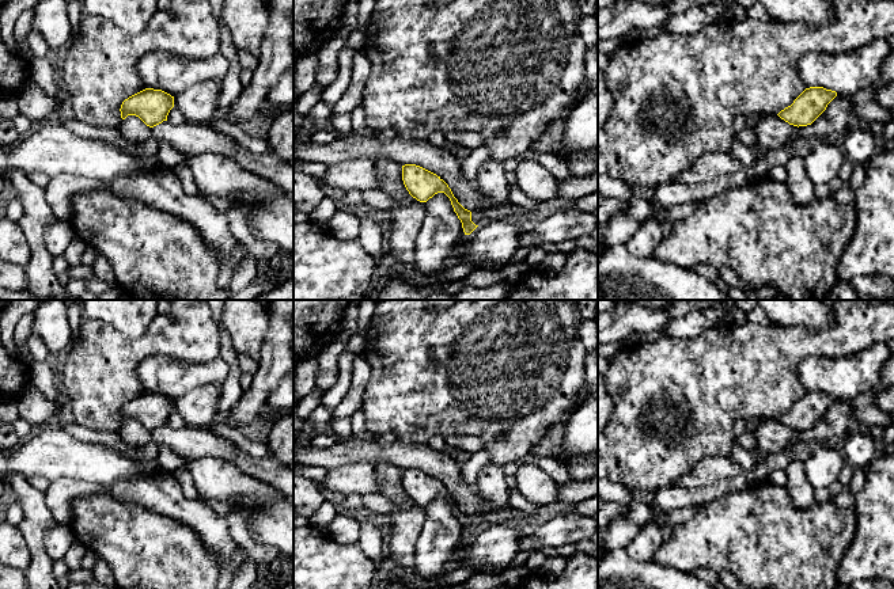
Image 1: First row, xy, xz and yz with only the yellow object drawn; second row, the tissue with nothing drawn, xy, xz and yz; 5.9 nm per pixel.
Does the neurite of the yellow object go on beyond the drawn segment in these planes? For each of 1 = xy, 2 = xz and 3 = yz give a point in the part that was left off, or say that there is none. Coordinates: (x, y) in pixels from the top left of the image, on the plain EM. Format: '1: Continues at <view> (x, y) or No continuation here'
1: No continuation here
2: No continuation here
3: No continuation here

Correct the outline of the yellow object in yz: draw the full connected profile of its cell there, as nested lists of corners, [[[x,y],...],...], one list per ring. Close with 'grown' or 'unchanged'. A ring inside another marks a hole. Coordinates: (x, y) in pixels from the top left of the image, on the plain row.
[[[823,391],[806,392],[791,410],[781,414],[777,419],[793,430],[811,429],[837,400],[836,395]]]; unchanged

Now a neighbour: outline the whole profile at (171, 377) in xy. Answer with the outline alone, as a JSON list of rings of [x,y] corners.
[[[151,356],[141,361],[136,375],[147,392],[162,394],[175,402],[194,388],[221,388],[228,376],[228,365],[221,357],[209,364],[192,364]]]

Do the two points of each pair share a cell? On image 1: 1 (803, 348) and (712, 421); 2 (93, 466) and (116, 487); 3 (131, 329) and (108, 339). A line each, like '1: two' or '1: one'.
1: one
2: two
3: two

